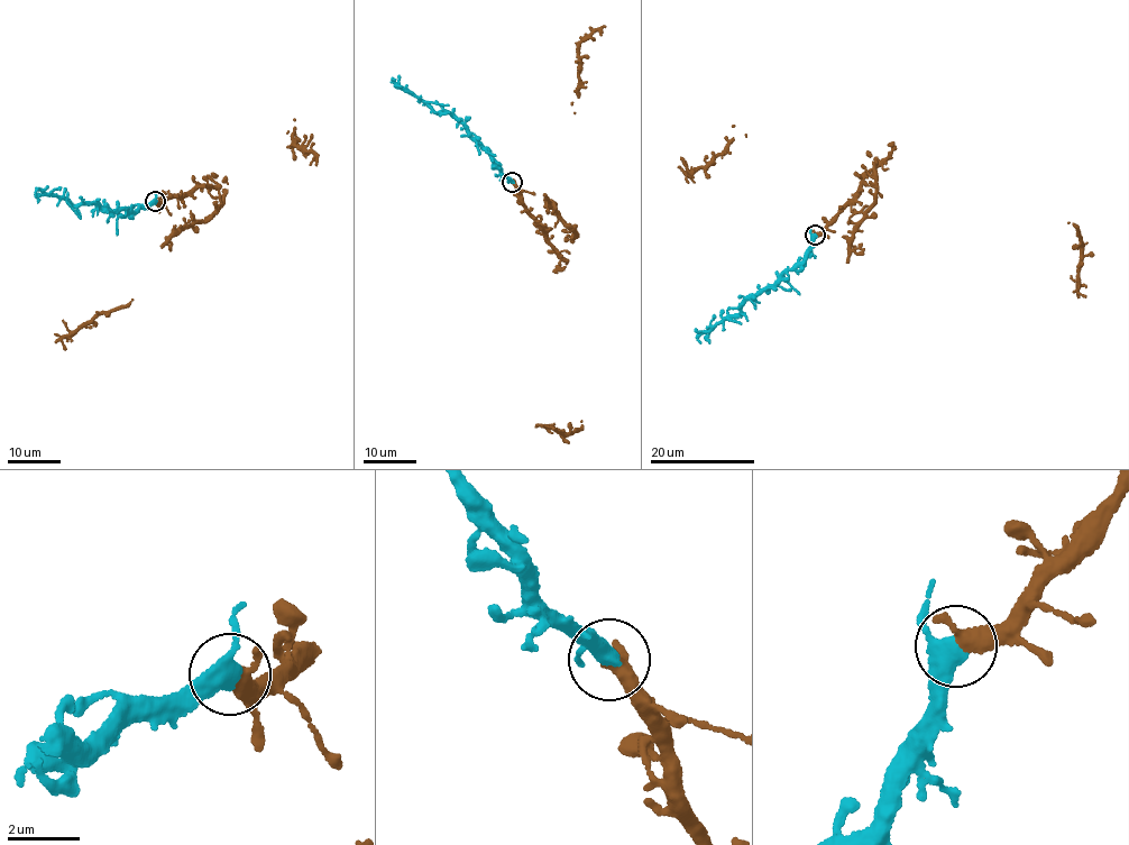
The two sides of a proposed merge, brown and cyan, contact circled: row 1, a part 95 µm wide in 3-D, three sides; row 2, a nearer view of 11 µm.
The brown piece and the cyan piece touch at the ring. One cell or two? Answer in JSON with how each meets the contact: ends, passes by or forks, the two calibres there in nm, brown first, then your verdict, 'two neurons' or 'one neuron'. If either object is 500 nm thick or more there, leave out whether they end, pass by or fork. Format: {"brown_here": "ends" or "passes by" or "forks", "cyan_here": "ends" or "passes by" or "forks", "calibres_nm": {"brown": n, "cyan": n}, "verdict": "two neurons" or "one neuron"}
{"brown_here": "passes by", "cyan_here": "passes by", "calibres_nm": {"brown": 320, "cyan": 420}, "verdict": "one neuron"}

